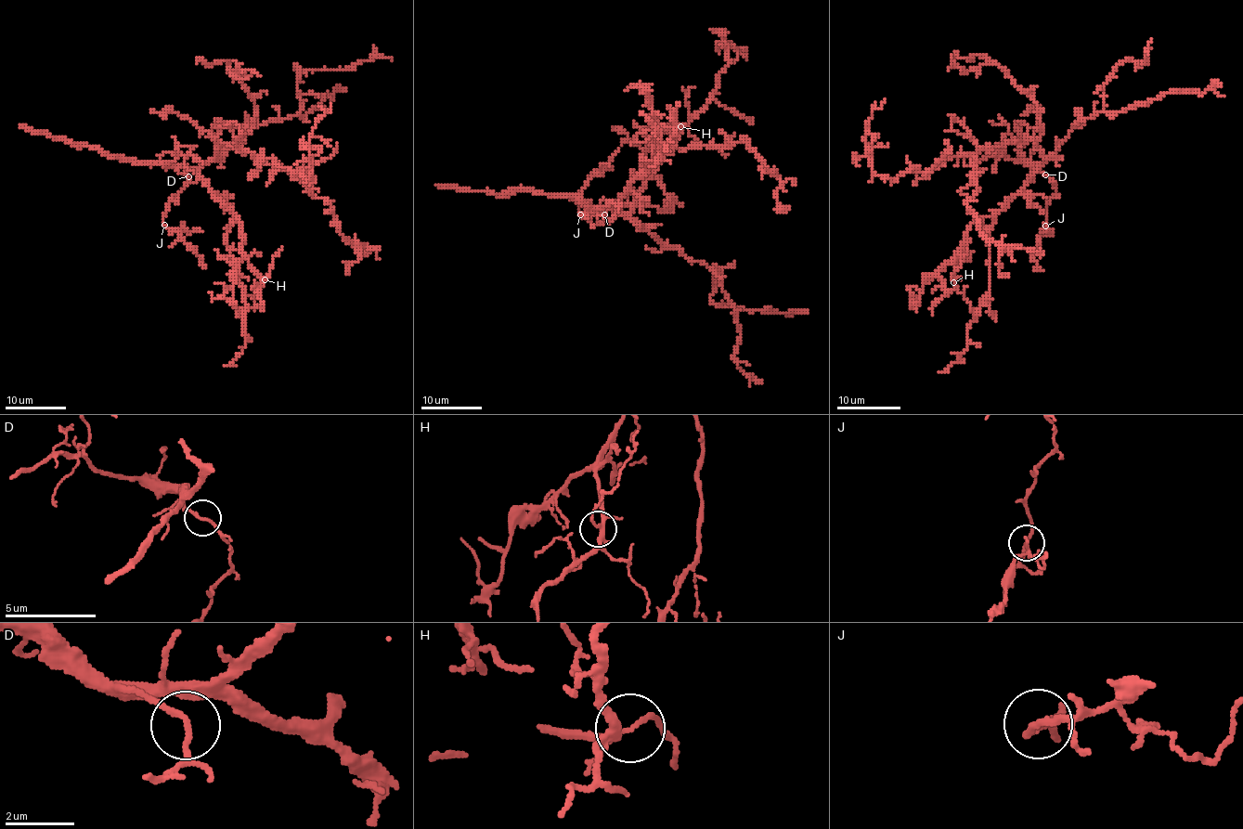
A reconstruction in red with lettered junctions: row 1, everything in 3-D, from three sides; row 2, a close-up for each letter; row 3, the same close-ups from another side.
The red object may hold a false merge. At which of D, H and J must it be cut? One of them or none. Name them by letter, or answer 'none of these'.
none of these

